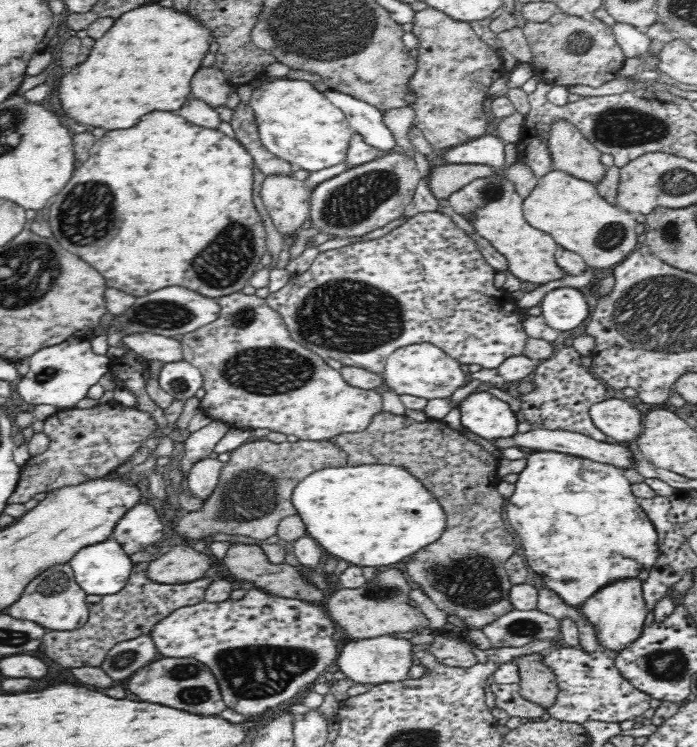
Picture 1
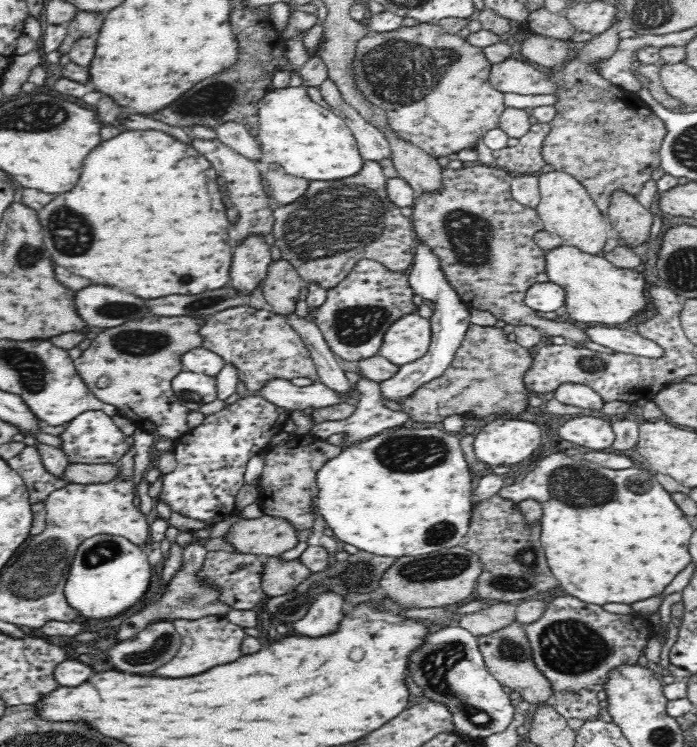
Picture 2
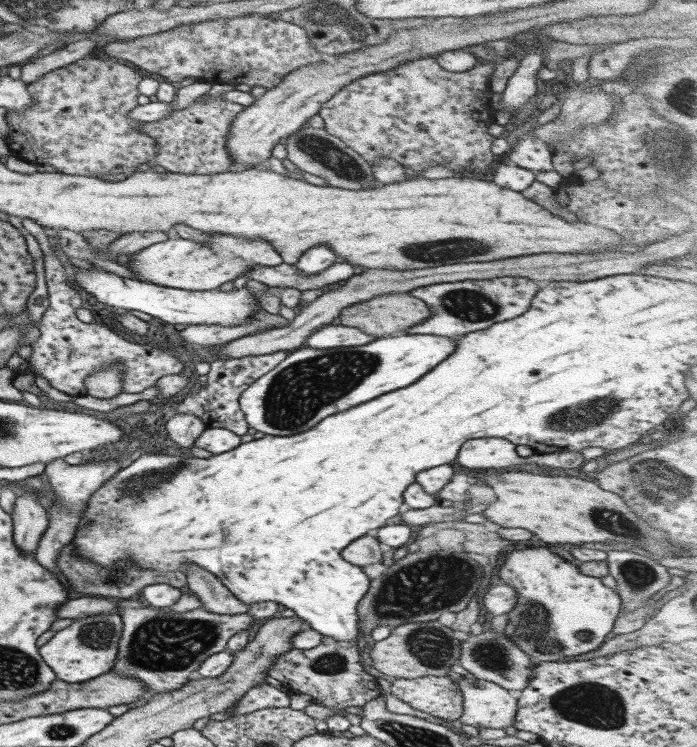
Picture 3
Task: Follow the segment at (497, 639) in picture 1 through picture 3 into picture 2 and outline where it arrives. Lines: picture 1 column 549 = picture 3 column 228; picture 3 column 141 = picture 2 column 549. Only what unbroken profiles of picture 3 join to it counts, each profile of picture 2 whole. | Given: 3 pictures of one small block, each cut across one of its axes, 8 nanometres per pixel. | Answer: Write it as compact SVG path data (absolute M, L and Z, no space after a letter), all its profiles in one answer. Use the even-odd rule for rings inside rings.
M574 596L553 598L544 614L536 622L526 625L525 631L531 647L532 661L552 686L552 697L546 705L553 706L567 719L581 718L584 721L593 719L594 715L600 717L600 700L597 700L597 694L604 690L610 670L622 664L638 663L640 652L645 650L648 640L657 632L645 617L639 614L610 613L602 606L590 606Z

